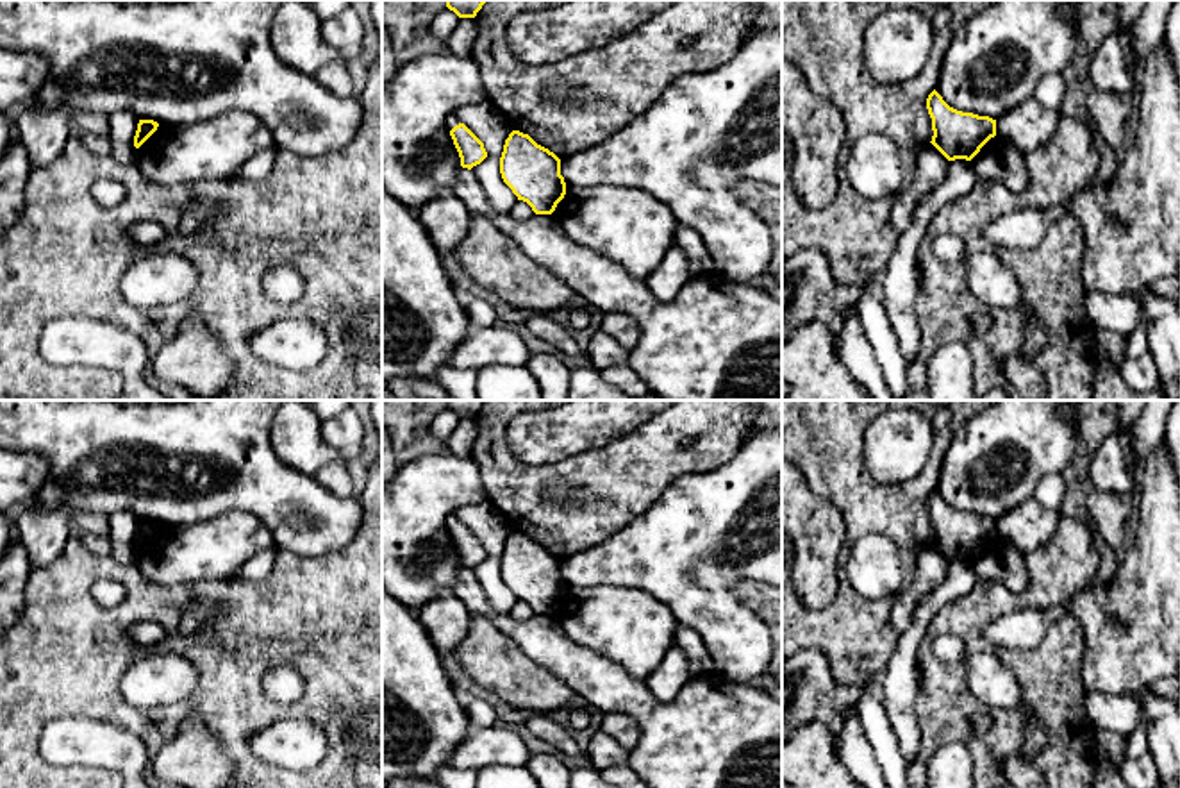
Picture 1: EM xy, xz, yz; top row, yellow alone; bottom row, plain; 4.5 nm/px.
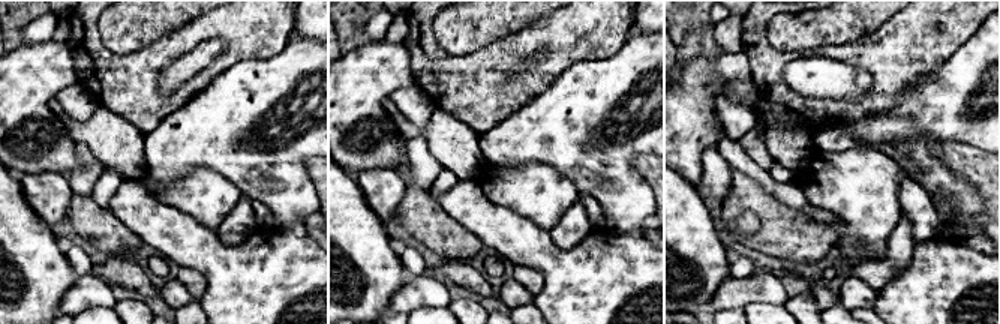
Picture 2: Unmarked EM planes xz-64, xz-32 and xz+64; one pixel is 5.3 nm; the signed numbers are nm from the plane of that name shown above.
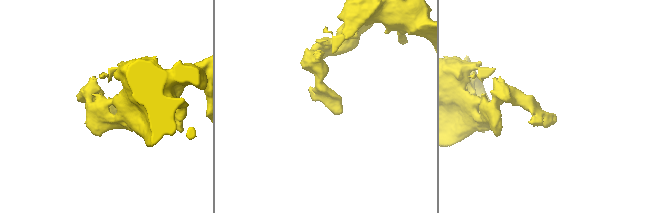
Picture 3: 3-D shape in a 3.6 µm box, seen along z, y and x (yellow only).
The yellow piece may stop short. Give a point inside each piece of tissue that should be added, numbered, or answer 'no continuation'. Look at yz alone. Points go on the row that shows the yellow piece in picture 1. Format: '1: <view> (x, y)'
no continuation

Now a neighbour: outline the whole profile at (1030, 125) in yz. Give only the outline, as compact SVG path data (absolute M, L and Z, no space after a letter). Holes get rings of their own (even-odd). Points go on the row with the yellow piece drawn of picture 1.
M1032 96L996 120L996 136L1026 155L1053 138L1060 113L1060 109L1043 107Z

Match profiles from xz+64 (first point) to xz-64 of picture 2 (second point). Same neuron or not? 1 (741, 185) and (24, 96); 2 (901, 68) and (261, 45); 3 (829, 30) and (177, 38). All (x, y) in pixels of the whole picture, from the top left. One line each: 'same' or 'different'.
1: different
2: same
3: different

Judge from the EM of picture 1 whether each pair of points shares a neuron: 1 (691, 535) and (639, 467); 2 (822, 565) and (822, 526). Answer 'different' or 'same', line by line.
1: different
2: same

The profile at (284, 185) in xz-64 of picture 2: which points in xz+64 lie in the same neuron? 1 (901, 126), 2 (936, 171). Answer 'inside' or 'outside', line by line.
1: outside
2: inside

